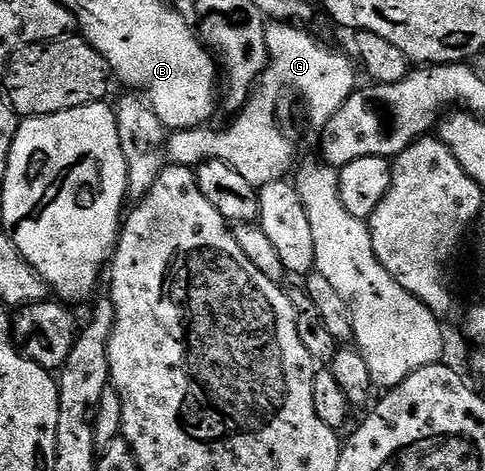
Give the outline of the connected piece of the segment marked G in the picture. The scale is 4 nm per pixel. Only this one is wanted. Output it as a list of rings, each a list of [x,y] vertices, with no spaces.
[[[274,23],[266,30],[267,68],[259,78],[259,82],[251,92],[249,100],[243,109],[235,116],[236,123],[220,131],[212,129],[210,125],[196,128],[173,130],[167,140],[167,158],[174,165],[197,166],[206,161],[220,161],[227,163],[234,171],[239,172],[254,188],[262,188],[270,182],[283,180],[293,170],[294,145],[286,137],[278,121],[278,103],[282,99],[282,93],[288,91],[304,97],[306,111],[309,119],[315,124],[315,128],[322,128],[328,119],[343,106],[343,103],[354,93],[357,88],[357,68],[353,60],[332,51],[318,38],[312,37],[306,30],[294,27],[292,23]]]

